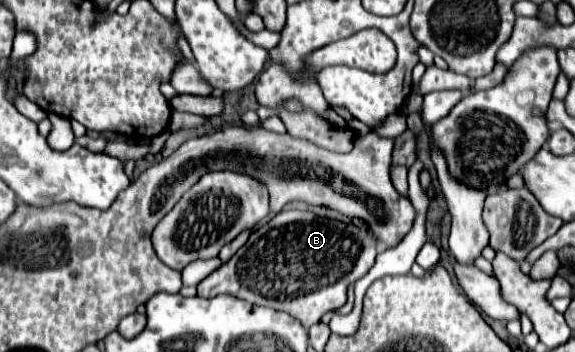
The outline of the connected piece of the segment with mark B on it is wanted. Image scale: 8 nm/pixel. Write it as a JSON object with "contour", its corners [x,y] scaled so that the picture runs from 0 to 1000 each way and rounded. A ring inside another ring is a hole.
{"contour":[[[490,597],[456,648],[442,653],[417,705],[393,750],[372,767],[344,807],[348,847],[372,847],[379,835],[400,835],[417,852],[428,852],[445,869],[466,869],[487,886],[504,892],[515,903],[529,932],[546,926],[557,903],[602,864],[602,824],[609,807],[626,795],[647,756],[657,722],[657,699],[650,670],[640,653],[626,653],[612,636],[612,619],[567,619],[546,602],[518,602],[518,597]]]}

